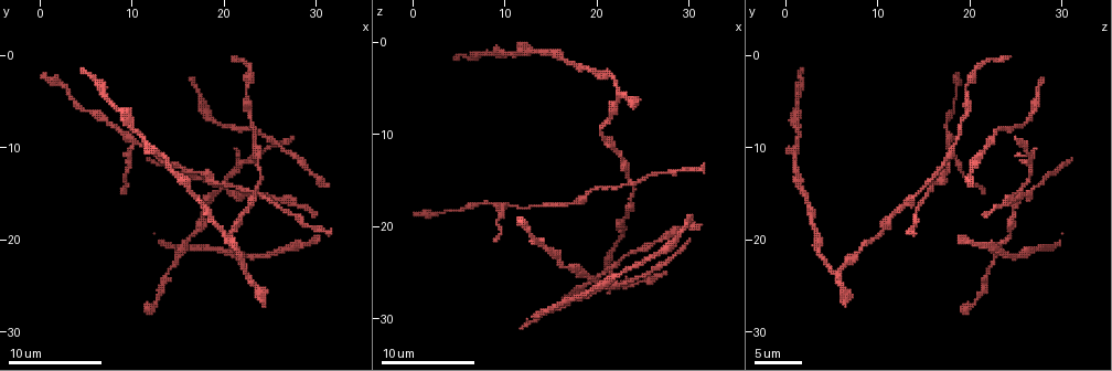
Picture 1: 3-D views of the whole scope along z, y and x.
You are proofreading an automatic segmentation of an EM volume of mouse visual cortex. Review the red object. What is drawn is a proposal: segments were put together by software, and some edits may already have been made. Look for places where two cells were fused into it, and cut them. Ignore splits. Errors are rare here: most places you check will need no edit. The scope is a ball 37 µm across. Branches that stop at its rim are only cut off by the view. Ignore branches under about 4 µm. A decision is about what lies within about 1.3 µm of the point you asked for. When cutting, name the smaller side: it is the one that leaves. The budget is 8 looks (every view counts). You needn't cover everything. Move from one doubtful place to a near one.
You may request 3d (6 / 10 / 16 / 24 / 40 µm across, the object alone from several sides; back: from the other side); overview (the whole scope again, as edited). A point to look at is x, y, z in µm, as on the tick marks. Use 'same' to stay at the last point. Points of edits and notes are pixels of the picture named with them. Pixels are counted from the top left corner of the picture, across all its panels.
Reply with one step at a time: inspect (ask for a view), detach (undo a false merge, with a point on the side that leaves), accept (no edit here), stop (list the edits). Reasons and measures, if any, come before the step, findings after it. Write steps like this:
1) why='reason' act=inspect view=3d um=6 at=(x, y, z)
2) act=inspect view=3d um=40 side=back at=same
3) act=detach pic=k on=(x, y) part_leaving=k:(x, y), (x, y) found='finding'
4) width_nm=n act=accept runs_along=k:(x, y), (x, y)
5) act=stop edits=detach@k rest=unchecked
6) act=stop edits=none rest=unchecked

why='three arms meet' act=inspect view=3d um=10 at=(10.2, 9.6, 17.6)

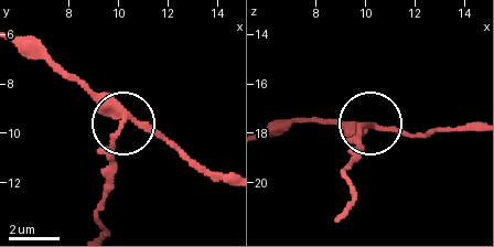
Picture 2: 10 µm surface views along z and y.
side_arm_um=8 act=accept runs_along=2:(228, 184), (127, 124), (115, 148), (115, 178) found='one cell here'

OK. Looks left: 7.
why='two arms in line, one across' act=inspect view=3d um=10 at=(23.2, 14.8, 14.4)

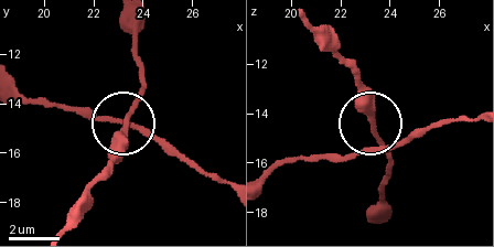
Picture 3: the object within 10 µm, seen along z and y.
act=inspect view=3d um=6 at=(23.3, 14.9, 14.5)

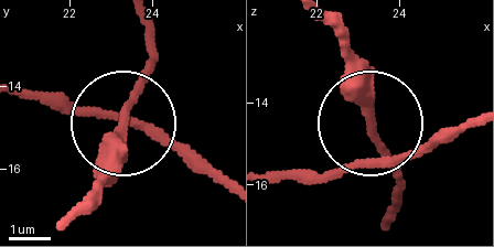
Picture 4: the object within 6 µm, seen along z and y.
side_arm_um=45 act=accept found='all the same cell'

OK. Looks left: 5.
act=inspect view=3d um=10 at=(22.6, 6.6, 19.8)

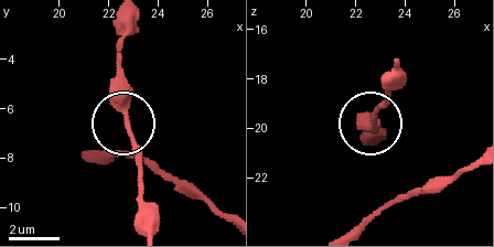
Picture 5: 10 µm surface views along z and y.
width_nm=300 act=accept runs_along=5:(150, 228), (118, 60) found='continuous, no second cell'

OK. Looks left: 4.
why='thin neck' act=inspect view=3d um=6 at=(22.2, 23.2, 6.0)

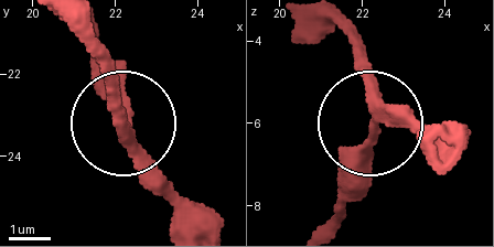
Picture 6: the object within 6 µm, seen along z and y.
arms=3 act=accept runs_along=6:(333, 218), (343, 165), (367, 124), (361, 43) found='one cell here'

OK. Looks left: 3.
act=stop edits=none rest=unchecked

